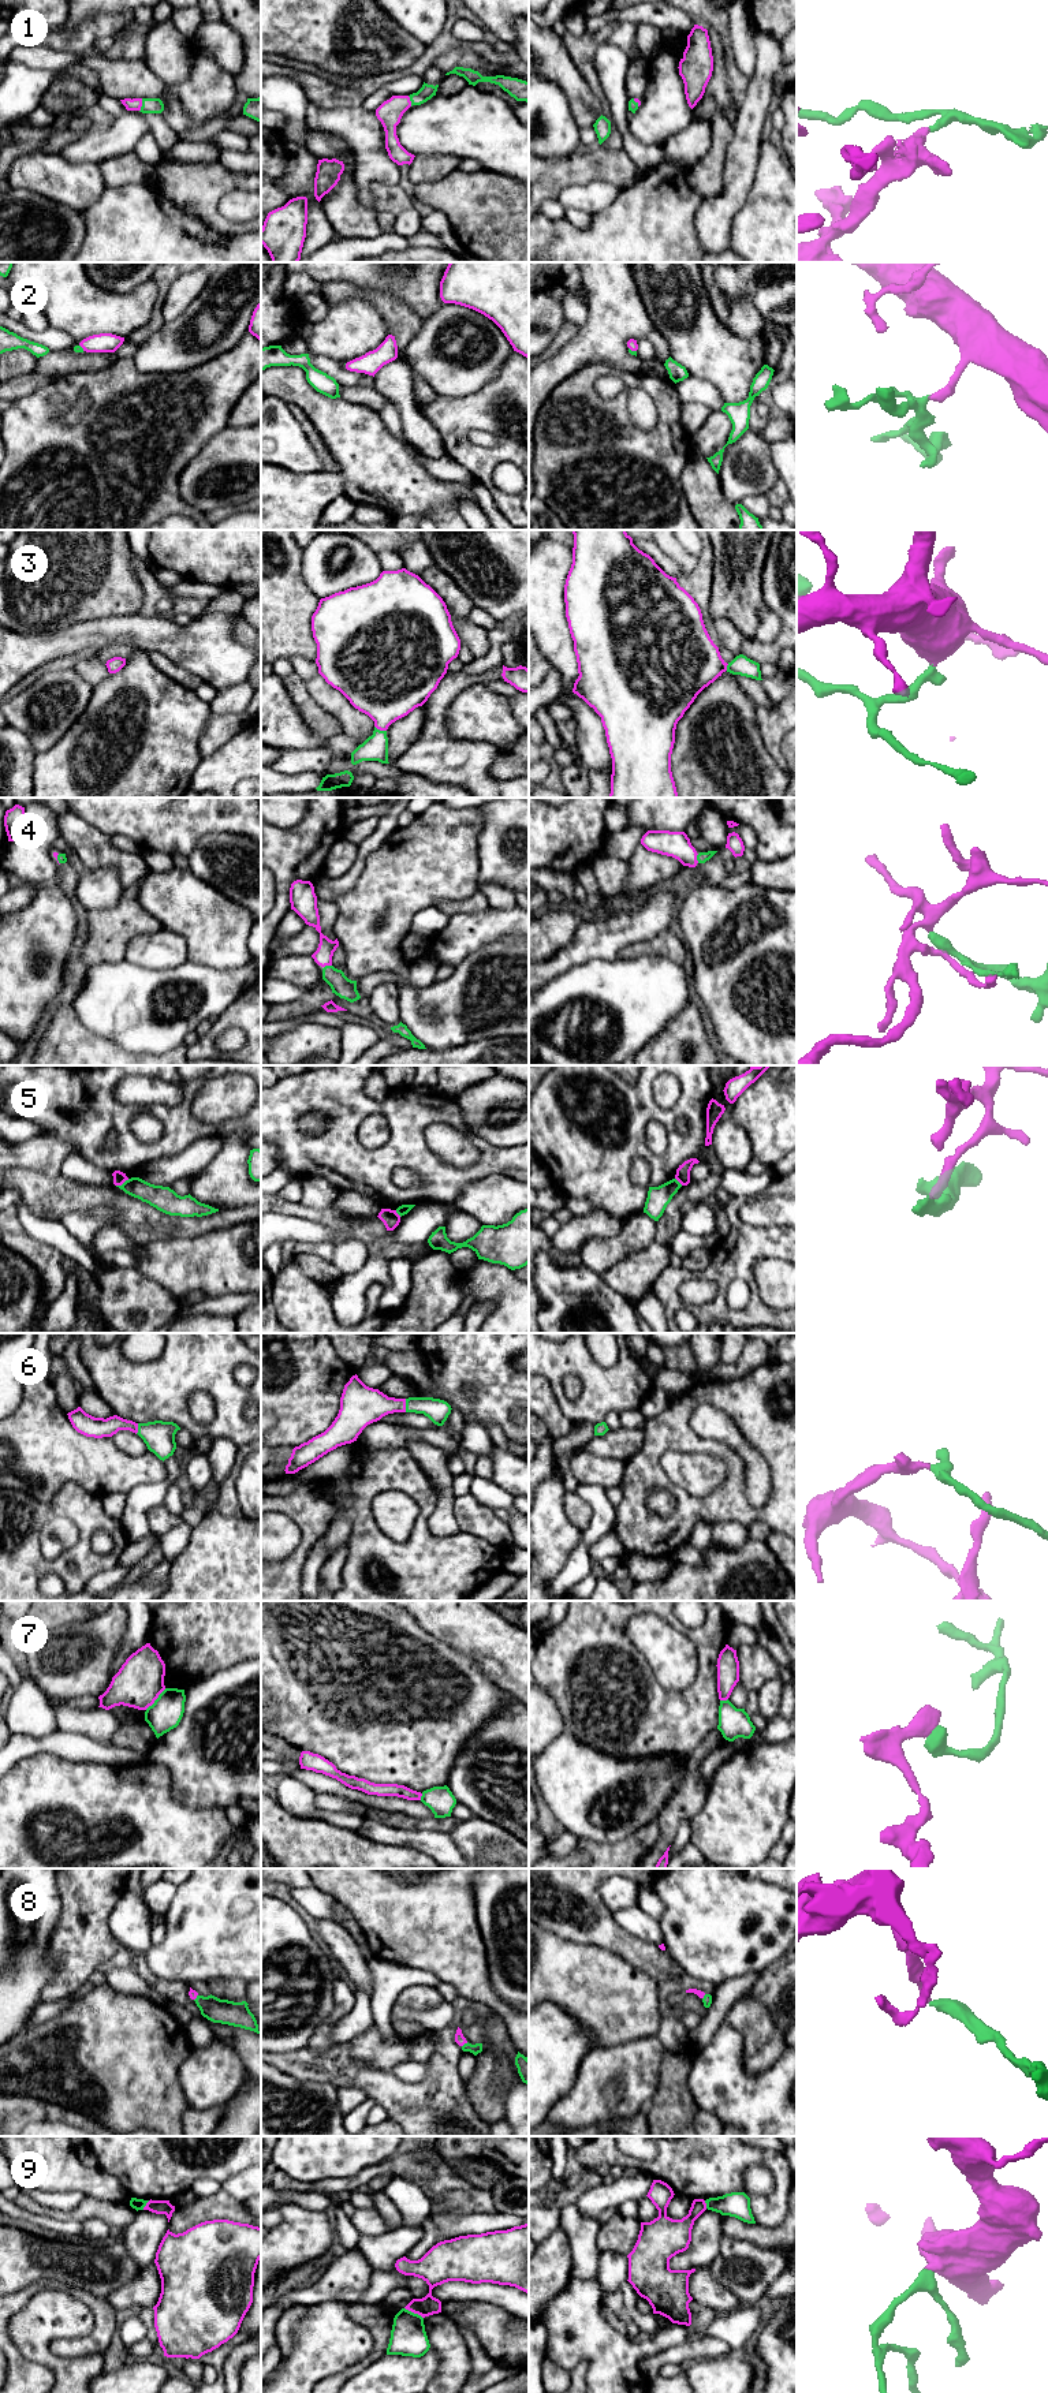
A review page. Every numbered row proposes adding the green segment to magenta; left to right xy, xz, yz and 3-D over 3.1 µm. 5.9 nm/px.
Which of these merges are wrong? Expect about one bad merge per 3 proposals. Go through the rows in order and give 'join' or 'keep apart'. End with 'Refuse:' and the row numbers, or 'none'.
1: join
2: join
3: join
4: join
5: keep apart
6: join
7: keep apart
8: join
9: keep apart
Refuse: 5, 7, 9

